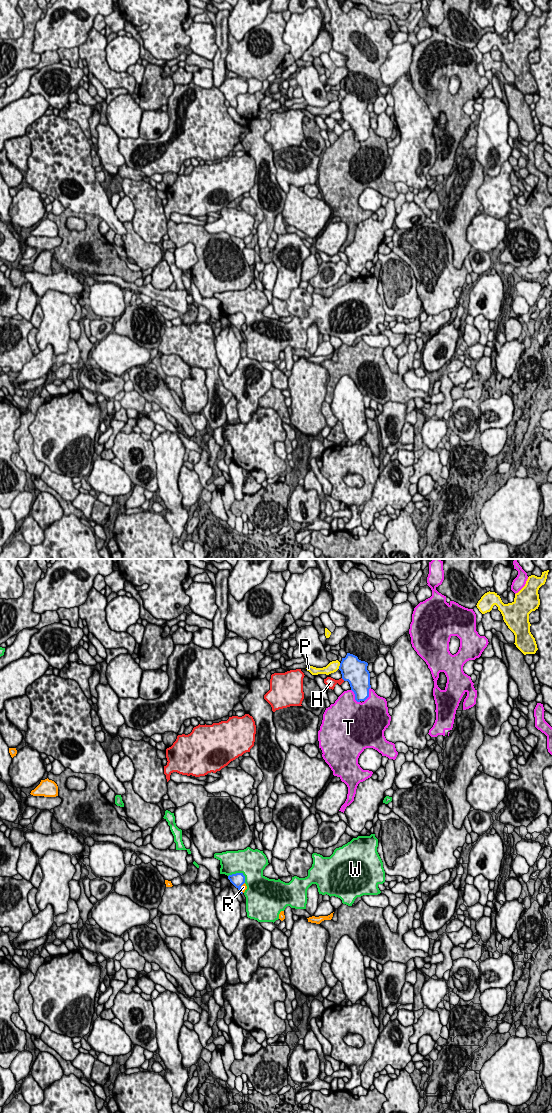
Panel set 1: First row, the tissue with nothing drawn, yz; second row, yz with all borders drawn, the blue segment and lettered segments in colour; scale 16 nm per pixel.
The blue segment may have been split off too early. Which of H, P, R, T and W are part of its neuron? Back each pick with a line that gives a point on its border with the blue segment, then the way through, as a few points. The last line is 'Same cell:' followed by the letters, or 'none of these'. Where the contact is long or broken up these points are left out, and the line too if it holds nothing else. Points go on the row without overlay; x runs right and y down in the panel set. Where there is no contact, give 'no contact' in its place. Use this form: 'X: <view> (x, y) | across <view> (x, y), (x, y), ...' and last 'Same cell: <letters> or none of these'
Same cell: none of these

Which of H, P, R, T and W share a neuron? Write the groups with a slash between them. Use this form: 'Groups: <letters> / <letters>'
Groups: H / P / R / T / W

